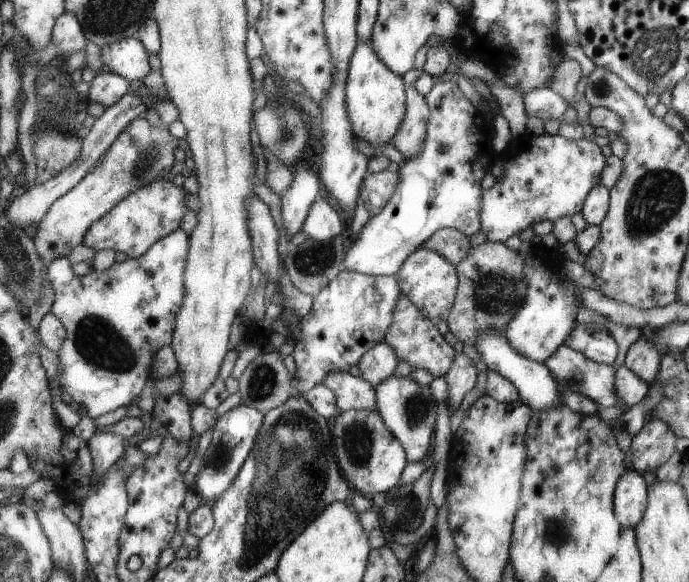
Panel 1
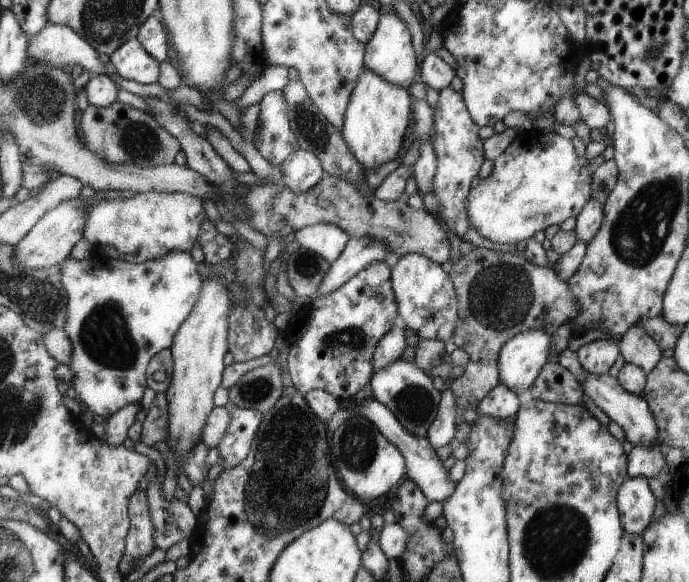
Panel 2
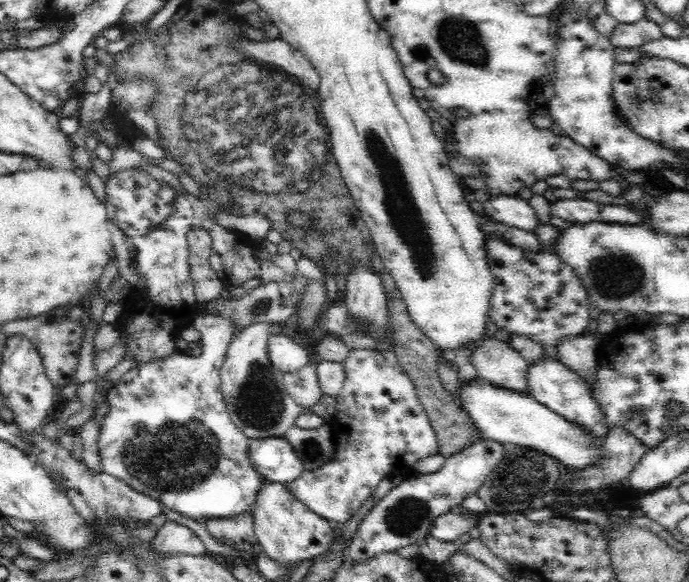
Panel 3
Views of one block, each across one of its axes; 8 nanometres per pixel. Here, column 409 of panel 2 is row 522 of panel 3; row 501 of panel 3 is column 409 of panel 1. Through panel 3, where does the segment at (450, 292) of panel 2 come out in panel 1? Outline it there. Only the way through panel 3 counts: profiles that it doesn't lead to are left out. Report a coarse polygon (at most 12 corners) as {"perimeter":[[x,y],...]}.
{"perimeter":[[422,247],[399,271],[400,291],[437,323],[455,305],[458,268]]}

